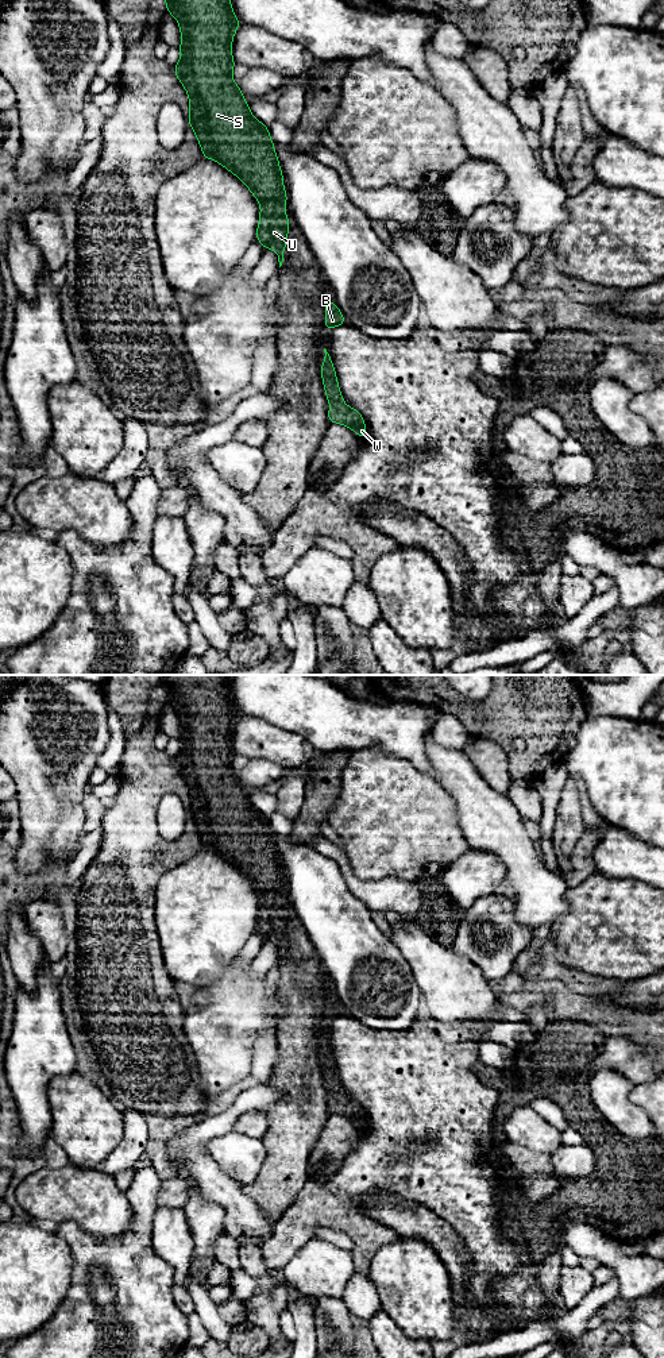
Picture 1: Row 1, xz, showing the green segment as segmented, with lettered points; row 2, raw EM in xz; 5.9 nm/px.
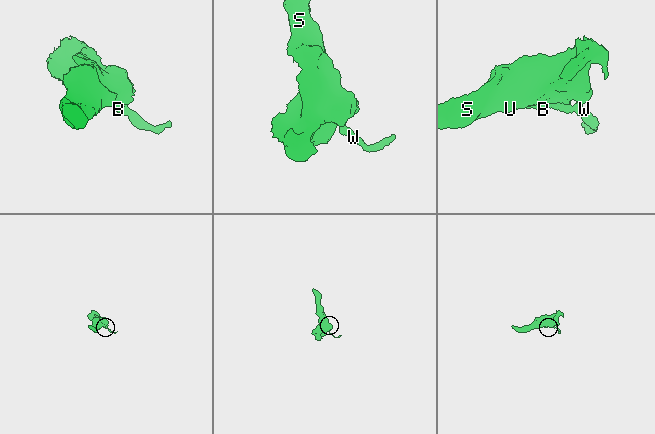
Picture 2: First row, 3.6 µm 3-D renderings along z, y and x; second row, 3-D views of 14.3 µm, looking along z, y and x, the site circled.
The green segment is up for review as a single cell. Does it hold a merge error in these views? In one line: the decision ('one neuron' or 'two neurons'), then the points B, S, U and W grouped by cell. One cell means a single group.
one neuron | B S U W

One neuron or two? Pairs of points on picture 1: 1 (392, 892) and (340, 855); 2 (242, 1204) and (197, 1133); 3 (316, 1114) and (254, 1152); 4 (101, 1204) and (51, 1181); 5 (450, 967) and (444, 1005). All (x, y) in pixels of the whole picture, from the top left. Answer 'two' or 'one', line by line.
1: one
2: one
3: two
4: one
5: one

